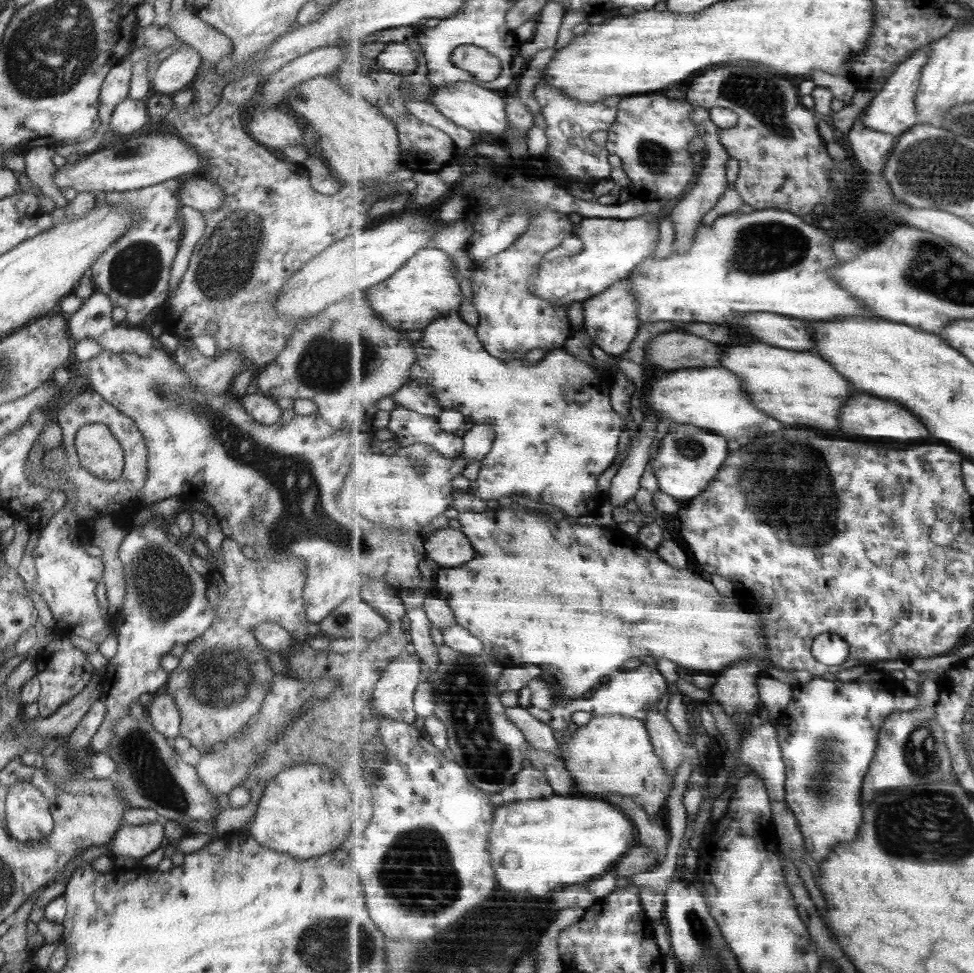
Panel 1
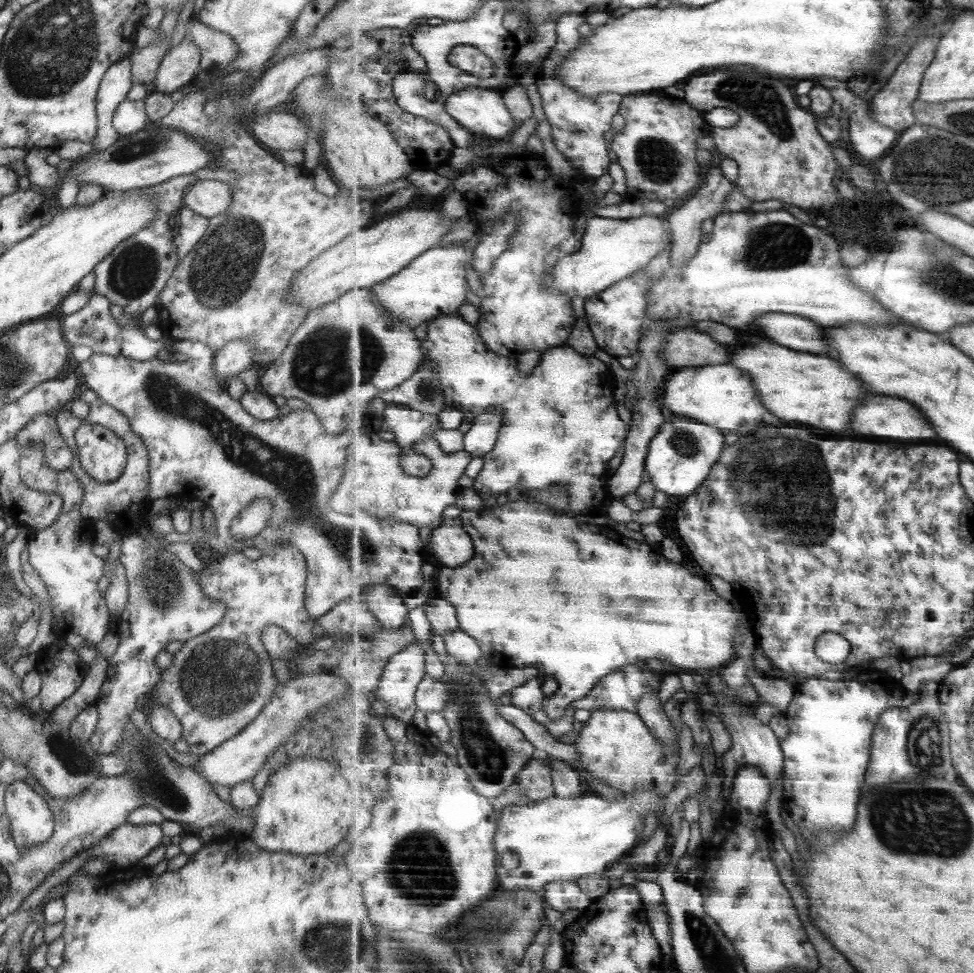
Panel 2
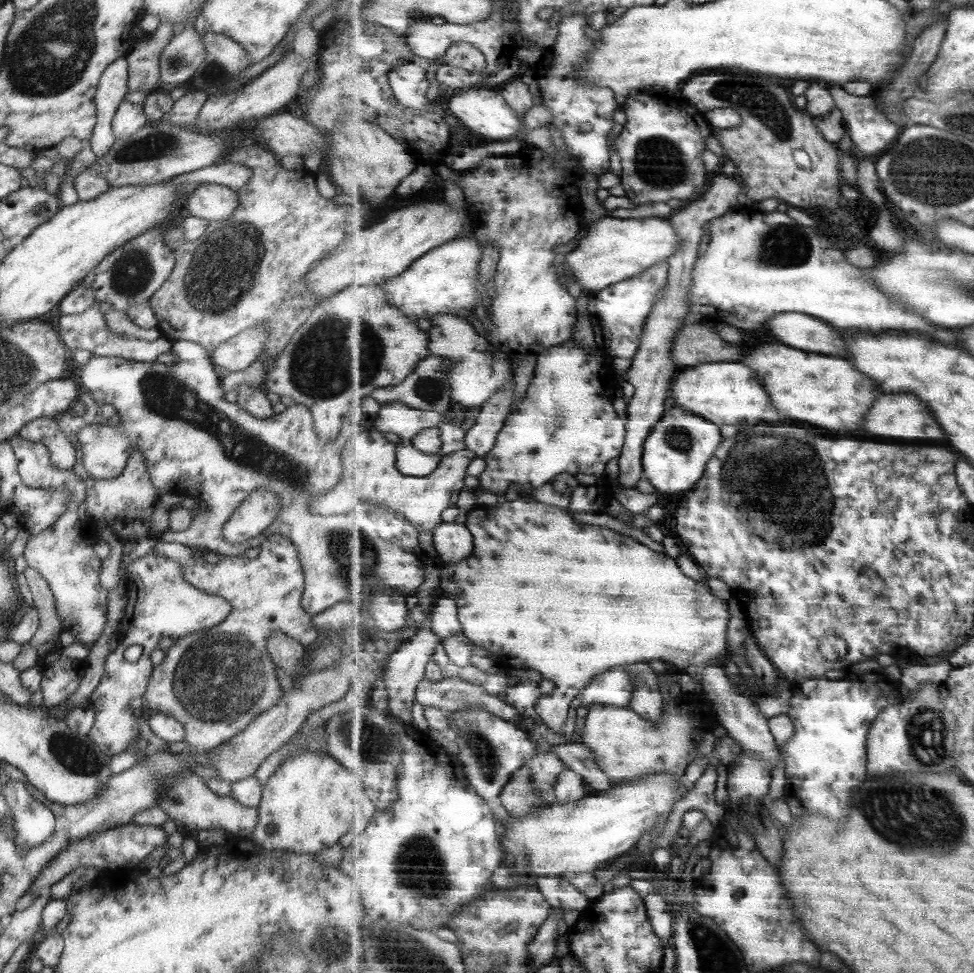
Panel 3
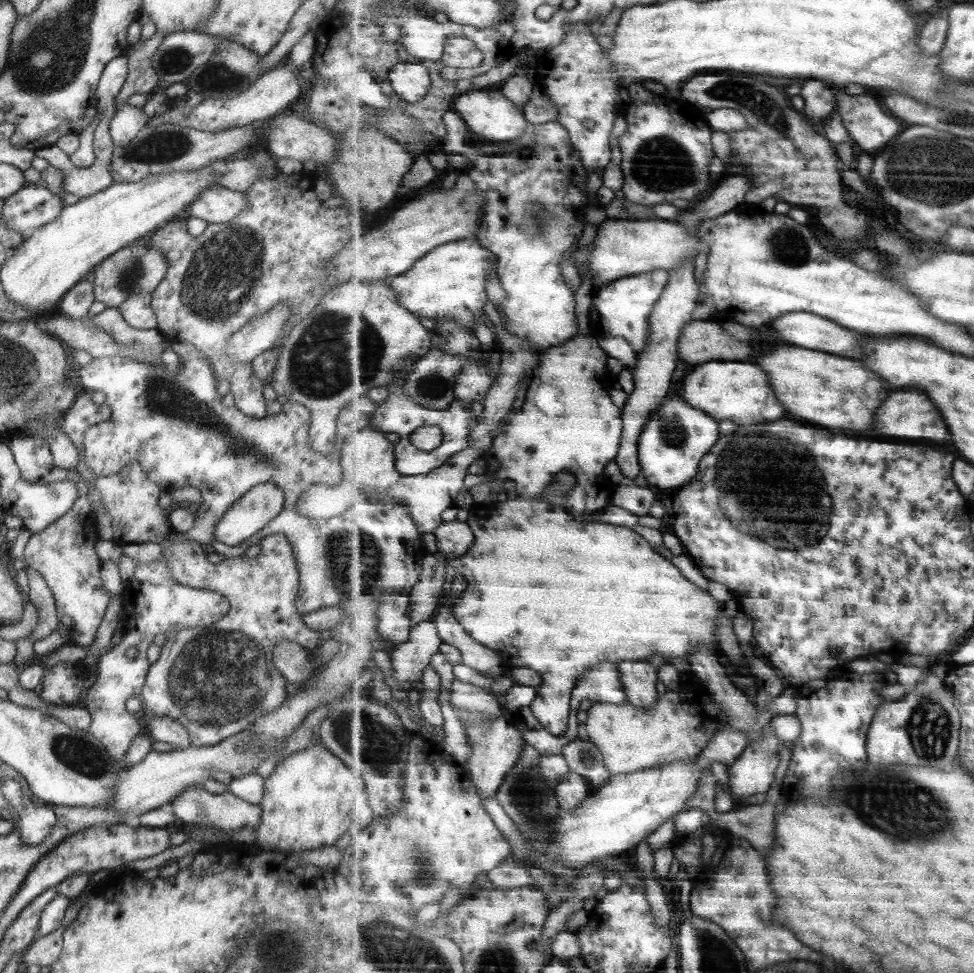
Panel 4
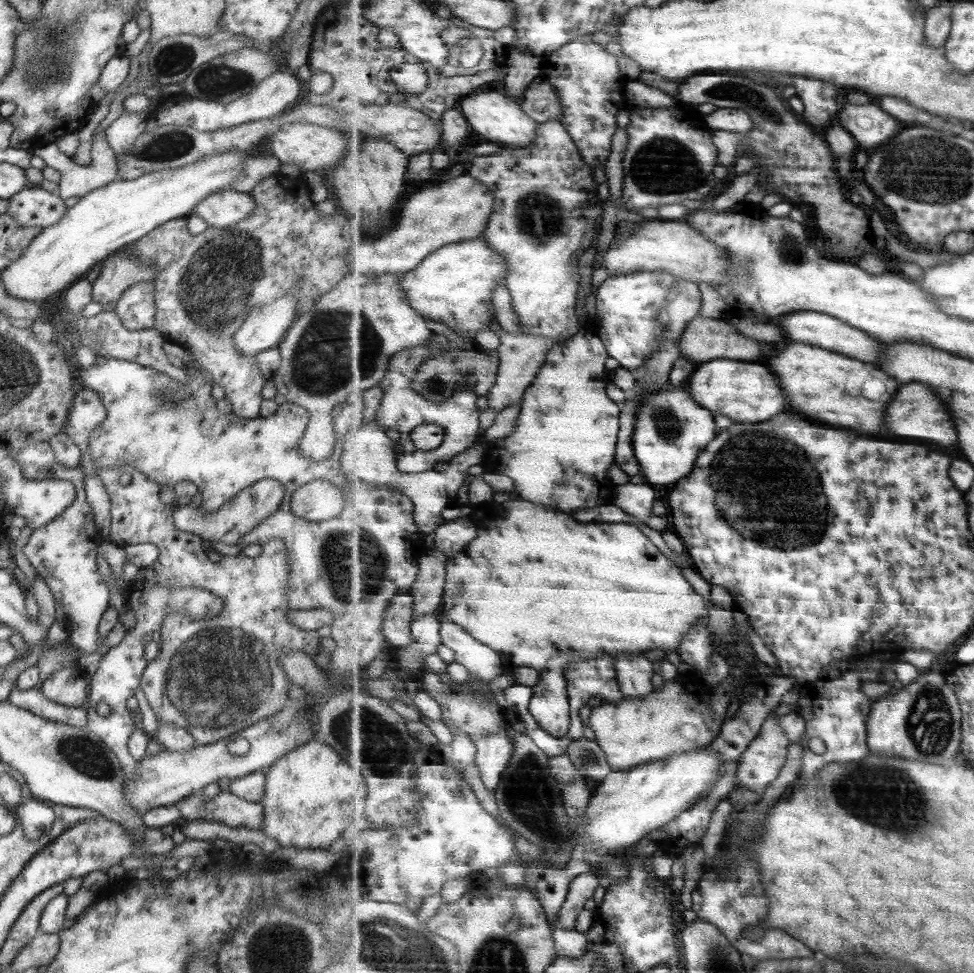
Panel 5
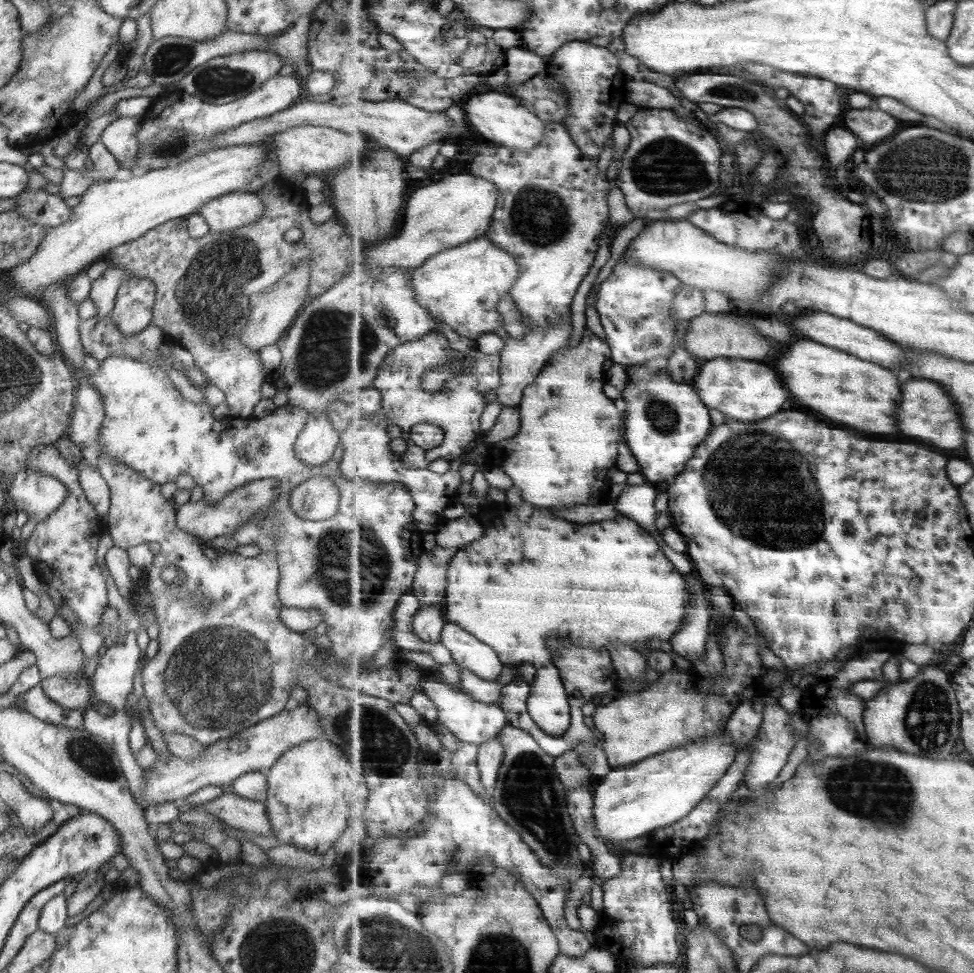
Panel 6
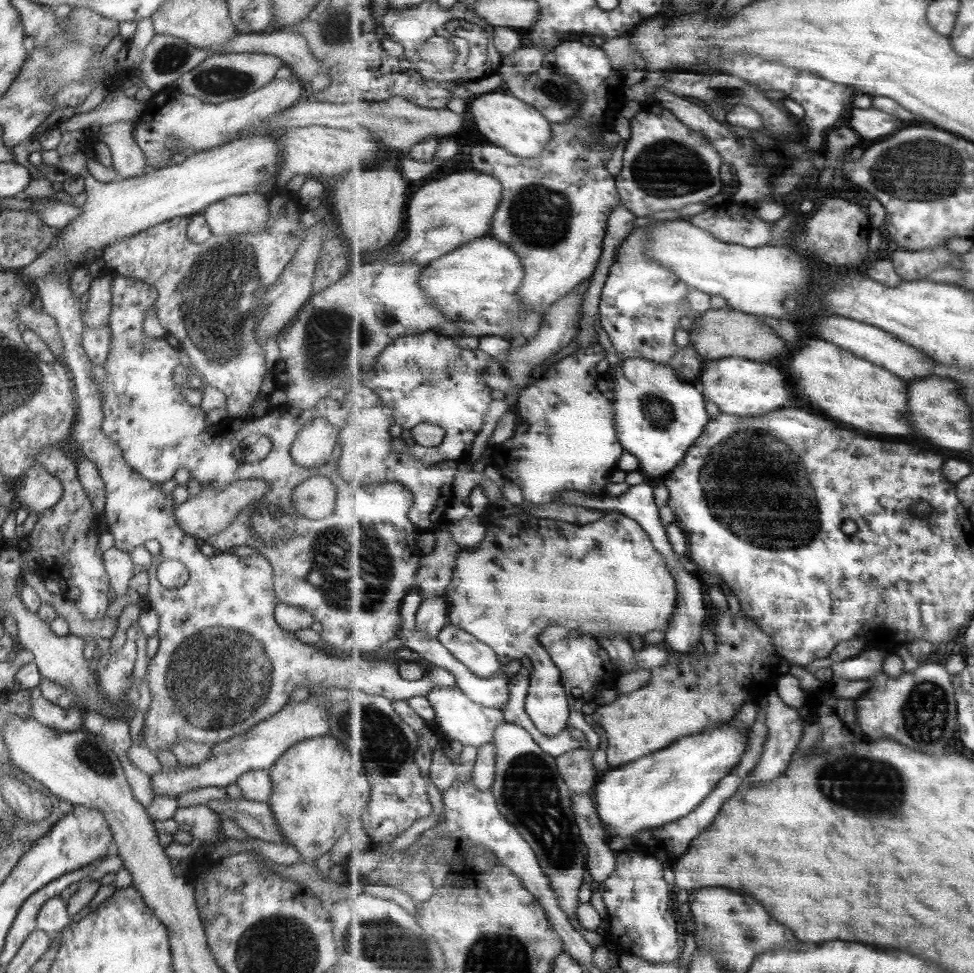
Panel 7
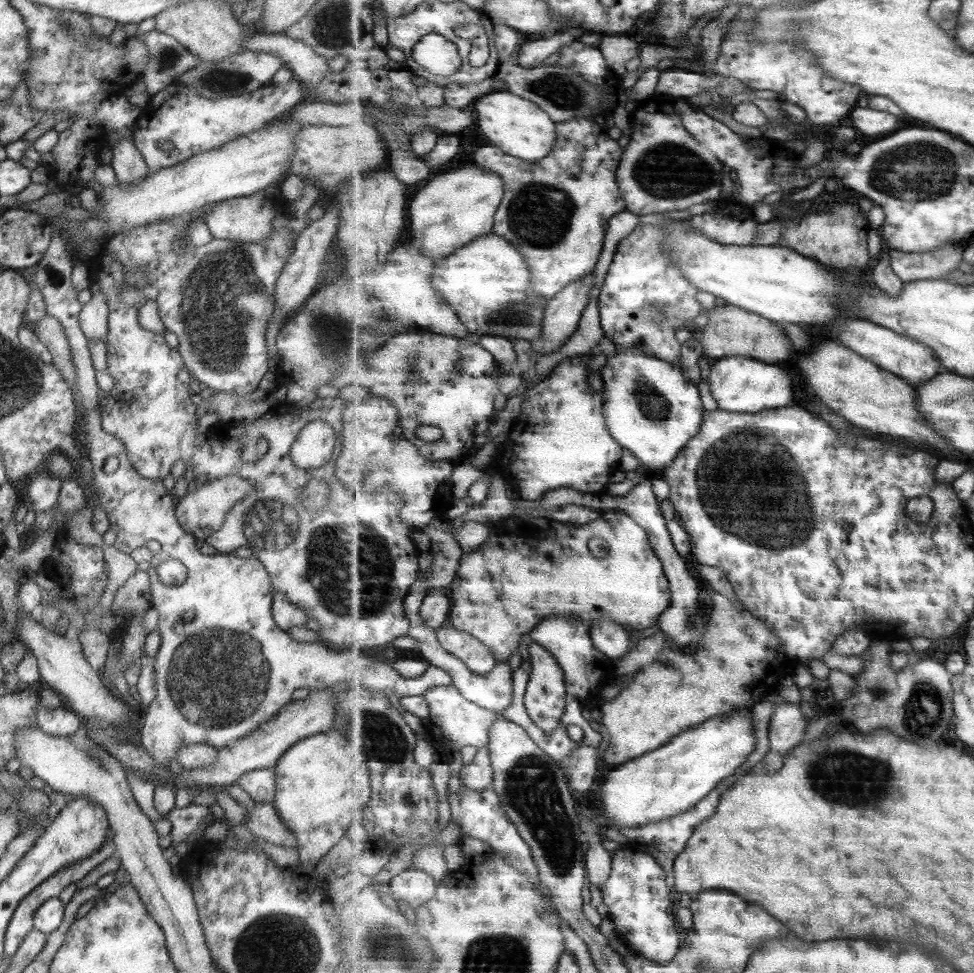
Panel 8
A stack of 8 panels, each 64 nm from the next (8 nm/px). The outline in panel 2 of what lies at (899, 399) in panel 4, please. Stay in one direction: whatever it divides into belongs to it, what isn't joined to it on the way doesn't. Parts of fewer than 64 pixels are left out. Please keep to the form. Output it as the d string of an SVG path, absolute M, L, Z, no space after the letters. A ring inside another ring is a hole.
M867 396L863 404L855 410L851 418L851 428L863 436L877 436L877 438L891 438L891 440L927 440L935 438L935 430L931 428L929 420L907 400L889 398L889 396Z

